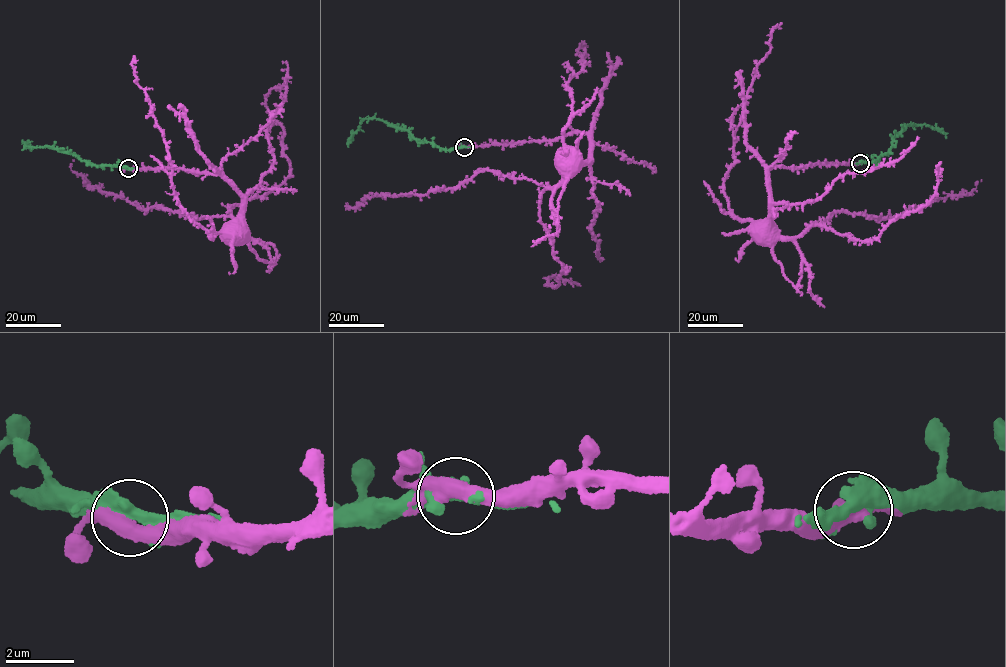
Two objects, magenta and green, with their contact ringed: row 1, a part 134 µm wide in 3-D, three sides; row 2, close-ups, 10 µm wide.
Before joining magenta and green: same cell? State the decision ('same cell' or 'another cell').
same cell

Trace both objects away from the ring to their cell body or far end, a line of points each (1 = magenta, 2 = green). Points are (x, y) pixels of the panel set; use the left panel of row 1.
1: (128, 168), (219, 175), (241, 196), (241, 228), (222, 215), (139, 208), (88, 185), (73, 172), (73, 160)
2: (128, 168), (98, 165), (48, 147), (26, 148), (25, 145), (28, 143), (30, 148)

